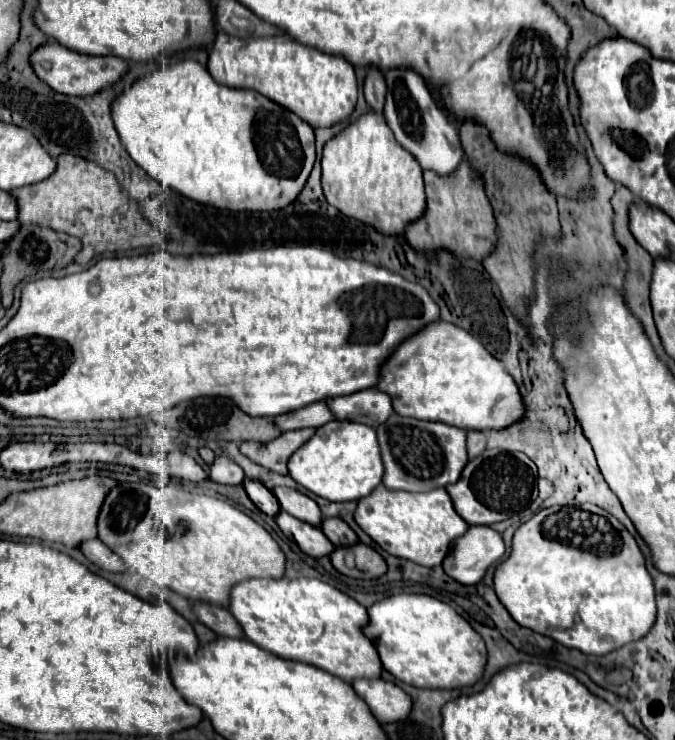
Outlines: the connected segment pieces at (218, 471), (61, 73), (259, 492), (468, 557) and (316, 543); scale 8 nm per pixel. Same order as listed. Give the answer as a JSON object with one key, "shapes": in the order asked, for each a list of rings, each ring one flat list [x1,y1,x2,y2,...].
{"shapes":[[[216,455,216,461,210,465,210,477,212,477,216,483,240,485,242,479,244,479,244,471,242,471,240,465,236,465,230,457]],[[46,41,44,45,40,45,40,49,36,49,36,53,32,53,32,69,36,69,36,75,40,77,40,81,44,81,46,85,50,85,54,91,64,93,64,95,92,95,96,91,100,91,102,87,112,85,114,81,120,79,120,75,128,69,126,61,120,57,112,57,112,55,86,55,86,53,78,53,72,49,62,47,60,43]],[[244,479,242,487,246,489,248,497,252,499,252,503,254,503,262,513,274,517,274,513,280,511,280,503,276,501,274,493,272,493,270,489,264,489,264,485,260,485,260,481,248,481,248,479]],[[486,525,470,527,452,543,442,567,462,585,476,585,484,579,488,567,504,555,502,535]],[[280,511,274,521,282,529,282,533,310,557,324,557,334,551,334,545,324,537,320,527,312,527,284,511]]]}

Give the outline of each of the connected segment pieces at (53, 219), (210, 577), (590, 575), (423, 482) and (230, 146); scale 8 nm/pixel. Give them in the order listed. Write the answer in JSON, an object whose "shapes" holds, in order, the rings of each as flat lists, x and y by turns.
{"shapes":[[[70,153,58,157,54,175,40,183,16,189,14,197,20,209,18,221,64,231,82,241,82,251,76,257,78,265,88,265,96,255,102,253,160,247,168,239,158,231,158,227,142,217,142,207,132,201,128,193,124,193,114,173,108,173,108,169,100,169,84,161,84,157]],[[118,481,116,487,106,493,104,505,100,507,98,539,124,561,126,569,136,571,144,579,150,579,160,587,168,587,182,597,208,601,220,607,228,605,230,589,236,583,252,577,284,575,284,553,262,525,224,499,206,493,184,491,174,485,158,487,148,483]],[[582,505,582,507,548,507,542,509,540,513,536,513,530,521,522,523,512,539,512,553,510,557,496,569,494,575,494,589,498,599,502,601,502,605,508,609,508,613,512,615,512,619,522,625,528,627,540,635,552,637,554,641,562,643,564,647,570,649,580,649,586,655,608,655,612,653,612,649,620,649,628,643,636,643,640,641,640,637,648,635,648,629,652,629,652,625,656,623,656,589,654,589,654,579,646,569,646,561,644,555,636,543,636,539,630,535,630,531,616,519,612,517,608,511,596,507,596,505]],[[392,415,384,425,376,429,378,443,382,449,382,461,384,461,384,479,382,483,388,489,400,489,400,491,432,491,438,487,446,487,450,483,456,483,468,457,466,457,466,431,434,423,434,421,420,421,412,417]],[[180,59,180,61,172,61,172,63,164,63,160,65,158,71,140,77,138,81,134,81,128,89,124,89,118,97,116,97,116,105,112,105,112,119,116,125,116,131,128,151,128,155,156,181,160,181,166,187,176,189,178,193,186,195,188,199,194,199,198,203,206,203,212,207,220,207,220,209,230,209,230,211,272,211,272,209,282,209,286,207,290,201,294,201,296,193,302,191,308,173,312,171,314,159,316,159,316,147,314,147,314,129,304,123,304,119,300,119,296,113,284,109,282,105,274,103,272,99,260,95,258,91,252,89,234,89,234,87,224,87,218,81,214,81,214,77,208,73,208,69,204,65,200,65,194,59]]]}

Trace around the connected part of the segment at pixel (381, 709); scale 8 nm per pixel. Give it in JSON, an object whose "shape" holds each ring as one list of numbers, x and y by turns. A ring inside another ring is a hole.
{"shape":[[354,679,352,687,358,697,366,701,372,715,380,723,392,723,400,721,402,717,408,717,412,699,392,681,384,679]]}

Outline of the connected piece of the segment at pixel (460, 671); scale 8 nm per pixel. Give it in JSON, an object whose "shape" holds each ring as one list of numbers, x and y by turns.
{"shape":[[398,593,368,607,368,625,362,629,374,641,380,661,396,679,430,689,454,689,476,683,486,663,482,637,450,605,422,593]]}

